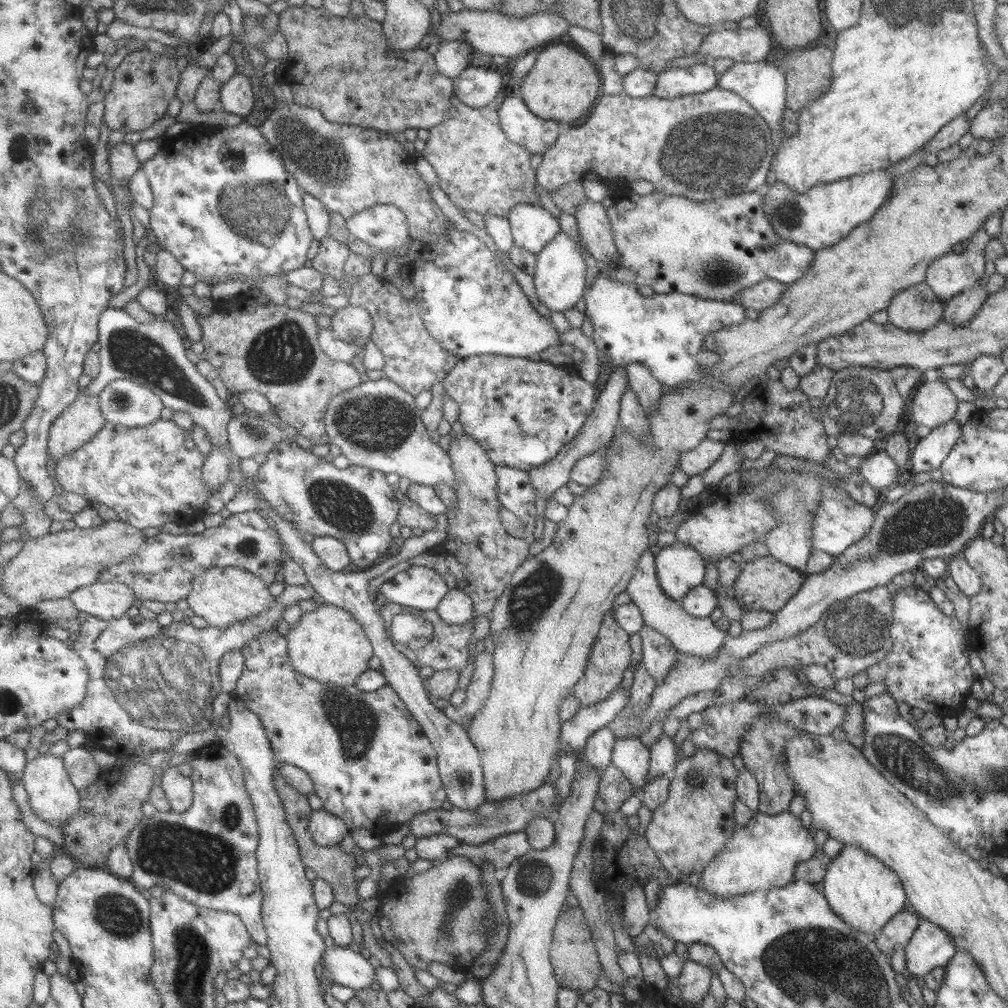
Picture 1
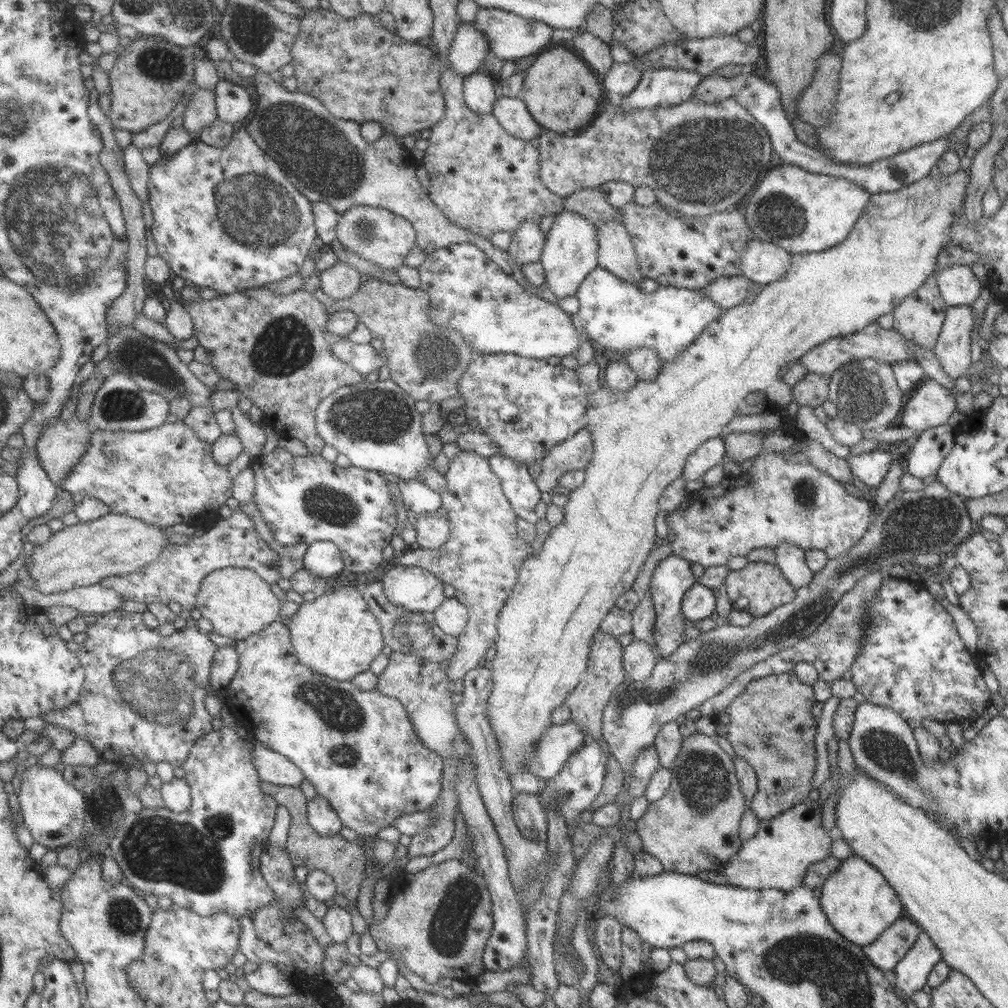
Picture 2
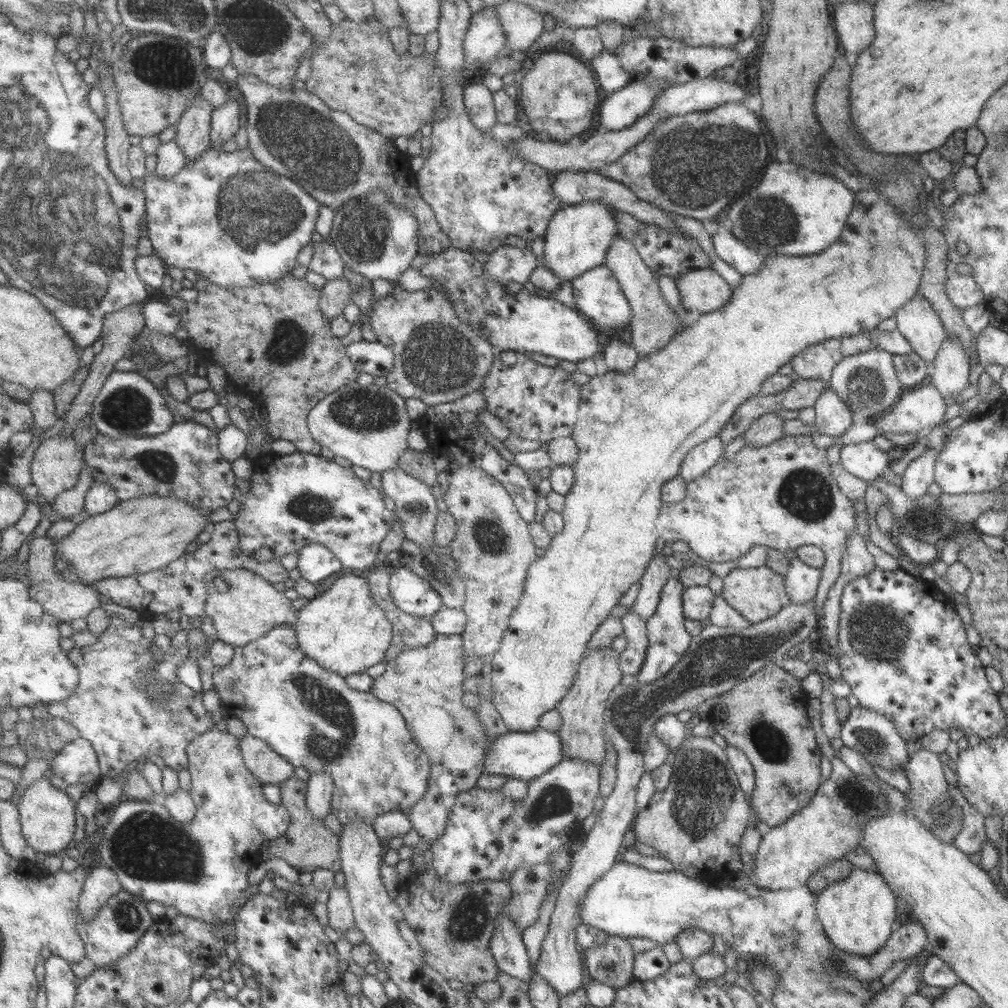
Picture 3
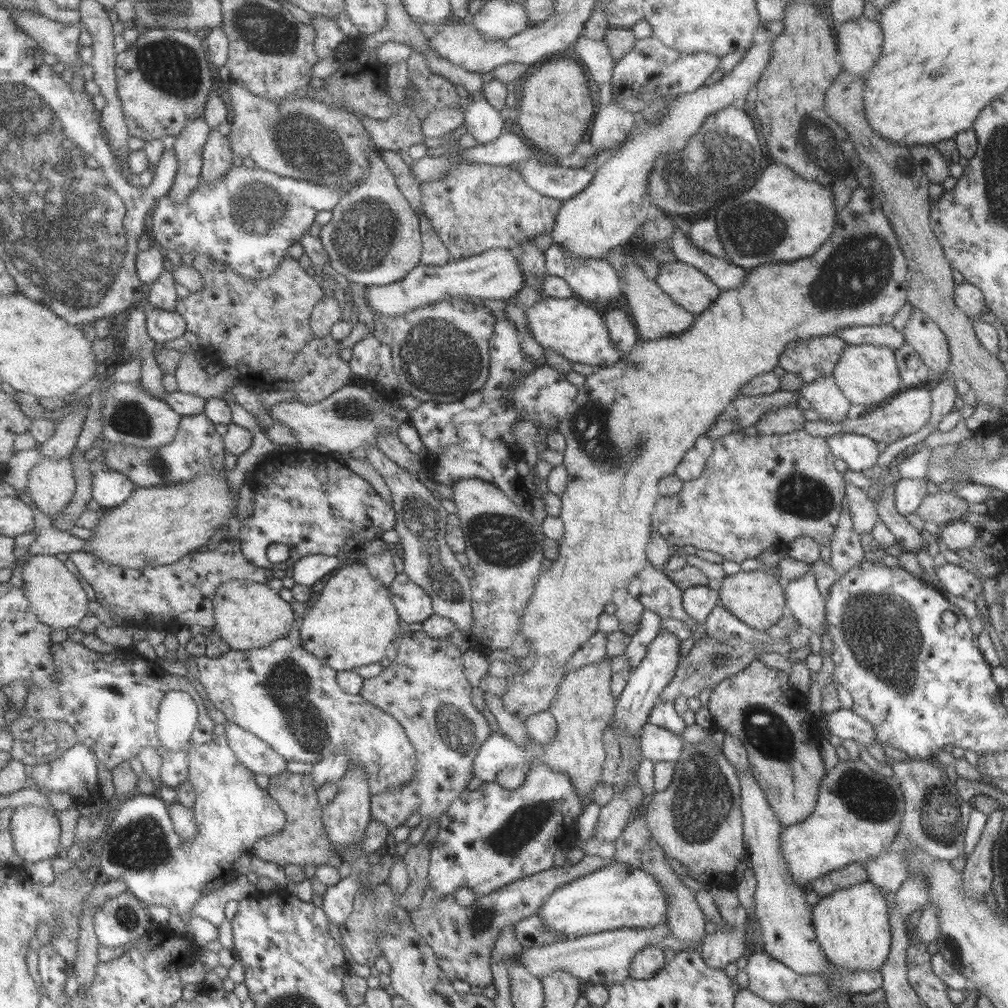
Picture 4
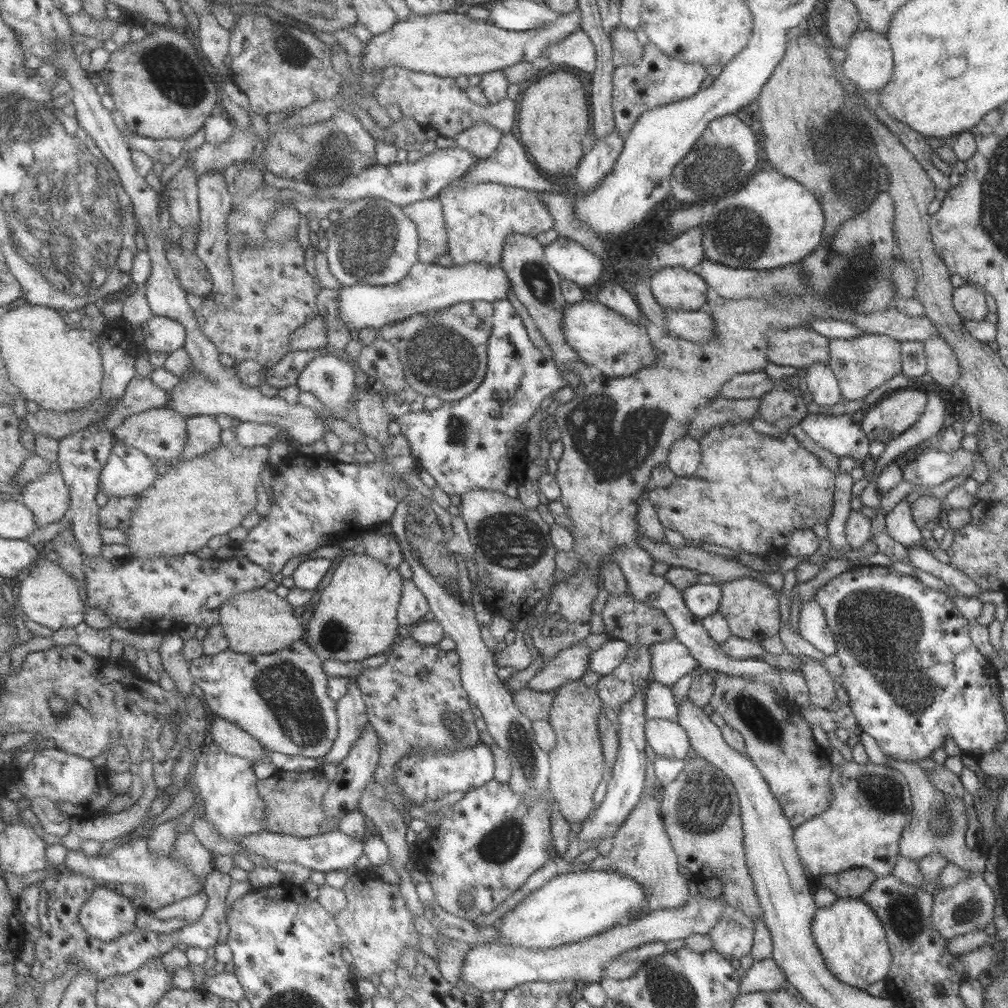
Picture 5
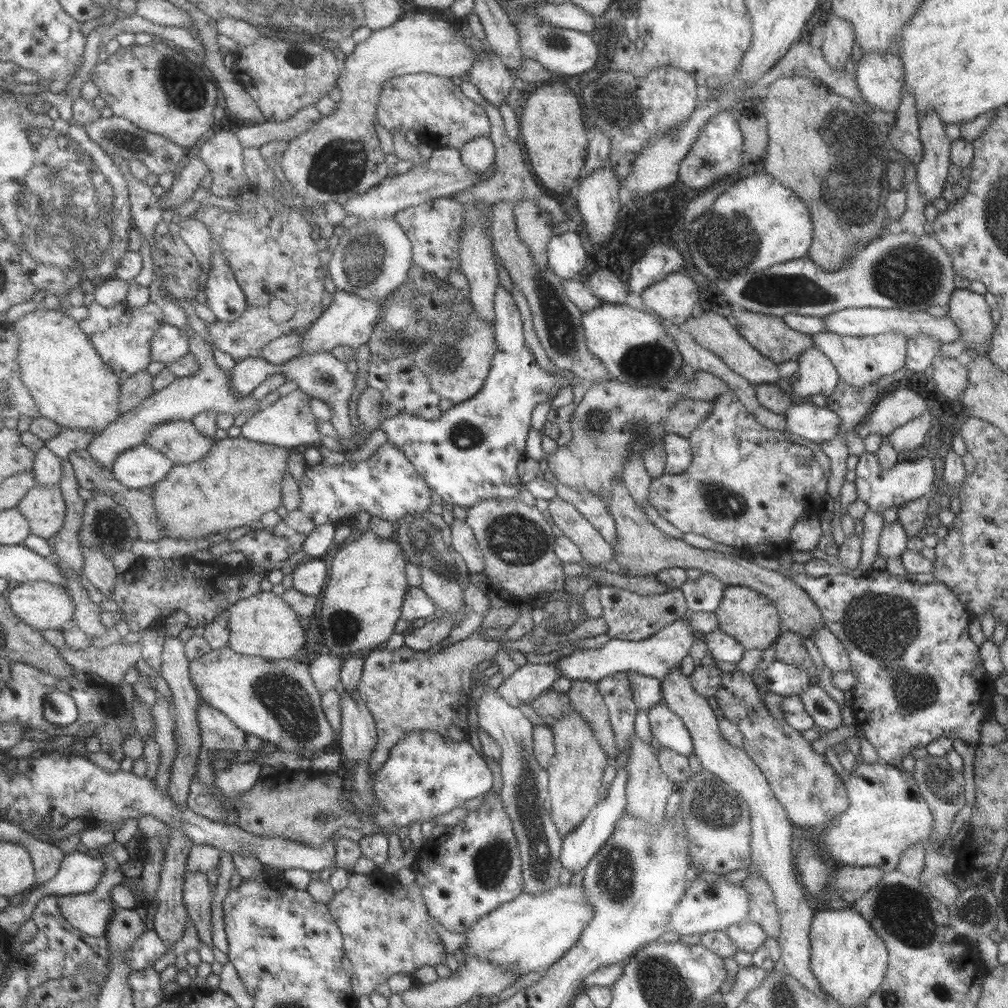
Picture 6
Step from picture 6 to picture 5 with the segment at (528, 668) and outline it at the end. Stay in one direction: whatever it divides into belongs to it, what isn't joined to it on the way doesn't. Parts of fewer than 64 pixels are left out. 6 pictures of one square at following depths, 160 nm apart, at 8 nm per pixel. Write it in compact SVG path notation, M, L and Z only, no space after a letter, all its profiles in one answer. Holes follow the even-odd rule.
M583 642L555 654L555 658L545 663L526 684L526 688L535 691L554 691L563 684L579 680L587 671L587 658L591 650Z

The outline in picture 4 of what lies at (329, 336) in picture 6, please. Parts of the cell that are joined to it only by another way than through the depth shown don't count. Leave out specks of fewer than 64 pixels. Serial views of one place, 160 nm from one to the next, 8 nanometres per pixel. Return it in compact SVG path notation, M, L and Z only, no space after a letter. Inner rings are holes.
M490 248L481 254L468 256L456 261L449 260L441 266L419 264L401 281L384 286L371 286L367 289L366 299L370 307L381 316L397 316L428 306L444 298L480 298L505 301L523 288L523 277L519 273L514 249Z

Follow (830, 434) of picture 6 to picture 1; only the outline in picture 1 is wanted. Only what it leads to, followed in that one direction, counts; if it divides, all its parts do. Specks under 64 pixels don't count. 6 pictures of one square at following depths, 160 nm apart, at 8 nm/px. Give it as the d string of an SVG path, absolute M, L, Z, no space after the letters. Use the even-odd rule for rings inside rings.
M885 451L865 456L855 470L876 490L883 486L890 488L895 478L899 478L896 462L893 462Z

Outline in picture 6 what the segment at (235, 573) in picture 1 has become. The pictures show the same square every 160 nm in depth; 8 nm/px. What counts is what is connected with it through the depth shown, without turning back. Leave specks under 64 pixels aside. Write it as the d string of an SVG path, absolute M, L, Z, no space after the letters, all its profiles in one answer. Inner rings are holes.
M261 591L255 596L240 600L227 610L230 628L230 648L246 656L261 656L269 661L293 659L304 654L307 634L301 620L283 596Z

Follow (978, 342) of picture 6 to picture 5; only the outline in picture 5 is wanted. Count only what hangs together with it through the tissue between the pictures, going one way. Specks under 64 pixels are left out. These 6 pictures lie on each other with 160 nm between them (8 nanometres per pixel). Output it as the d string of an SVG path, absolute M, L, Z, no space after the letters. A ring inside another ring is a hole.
M964 285L953 289L952 305L963 321L983 320L987 316L987 306L983 290Z

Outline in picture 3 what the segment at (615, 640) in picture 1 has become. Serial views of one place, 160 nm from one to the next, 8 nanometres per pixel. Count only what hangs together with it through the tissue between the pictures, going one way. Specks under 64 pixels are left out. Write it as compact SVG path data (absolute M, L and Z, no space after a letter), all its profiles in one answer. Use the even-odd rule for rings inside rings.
M610 647L589 651L581 660L577 674L566 697L560 699L555 710L562 723L557 732L561 753L565 759L579 759L585 763L601 764L605 761L604 710L609 692L620 684L623 677L617 655Z

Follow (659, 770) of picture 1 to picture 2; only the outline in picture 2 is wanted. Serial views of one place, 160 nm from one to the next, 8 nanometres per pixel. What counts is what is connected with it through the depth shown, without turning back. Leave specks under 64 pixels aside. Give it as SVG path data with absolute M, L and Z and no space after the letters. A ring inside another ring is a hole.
M669 721L660 726L654 738L654 748L657 752L657 762L661 767L671 768L682 746L684 735L682 727L675 721Z

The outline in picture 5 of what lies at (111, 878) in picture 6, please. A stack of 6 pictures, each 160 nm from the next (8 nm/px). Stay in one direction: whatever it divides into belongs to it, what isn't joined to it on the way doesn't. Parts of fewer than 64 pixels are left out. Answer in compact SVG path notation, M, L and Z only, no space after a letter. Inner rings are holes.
M98 886L93 898L82 904L79 922L91 936L109 942L137 930L136 916L140 907L141 904L115 892L110 886Z

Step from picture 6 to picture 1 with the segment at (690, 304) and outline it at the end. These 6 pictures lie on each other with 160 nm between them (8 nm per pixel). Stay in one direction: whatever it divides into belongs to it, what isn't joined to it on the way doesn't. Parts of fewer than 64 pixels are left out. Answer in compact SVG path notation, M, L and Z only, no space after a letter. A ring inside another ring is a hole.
M765 279L753 284L753 287L736 292L731 301L744 308L749 307L756 312L761 312L764 308L776 303L783 290L785 290L785 285Z

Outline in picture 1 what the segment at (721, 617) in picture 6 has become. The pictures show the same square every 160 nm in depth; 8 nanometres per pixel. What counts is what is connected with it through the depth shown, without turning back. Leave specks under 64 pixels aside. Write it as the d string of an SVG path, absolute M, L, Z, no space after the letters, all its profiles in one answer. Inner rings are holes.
M769 554L749 562L744 561L742 569L737 573L731 584L735 605L743 607L747 611L765 610L775 613L777 610L784 608L787 601L797 592L804 576L805 573L781 564Z

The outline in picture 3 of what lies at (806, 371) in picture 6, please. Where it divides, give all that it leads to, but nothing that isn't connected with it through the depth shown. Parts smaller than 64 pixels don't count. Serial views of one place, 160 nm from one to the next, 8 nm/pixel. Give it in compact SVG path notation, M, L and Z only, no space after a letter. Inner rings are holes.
M829 386L820 392L812 407L815 409L814 424L821 434L841 436L852 423L849 407Z

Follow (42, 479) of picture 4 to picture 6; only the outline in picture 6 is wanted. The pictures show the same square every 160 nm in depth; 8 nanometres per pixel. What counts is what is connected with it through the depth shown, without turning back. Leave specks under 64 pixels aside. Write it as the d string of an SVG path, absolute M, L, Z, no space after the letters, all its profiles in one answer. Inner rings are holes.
M59 484L32 488L18 506L31 523L32 534L49 542L64 529L68 504Z

